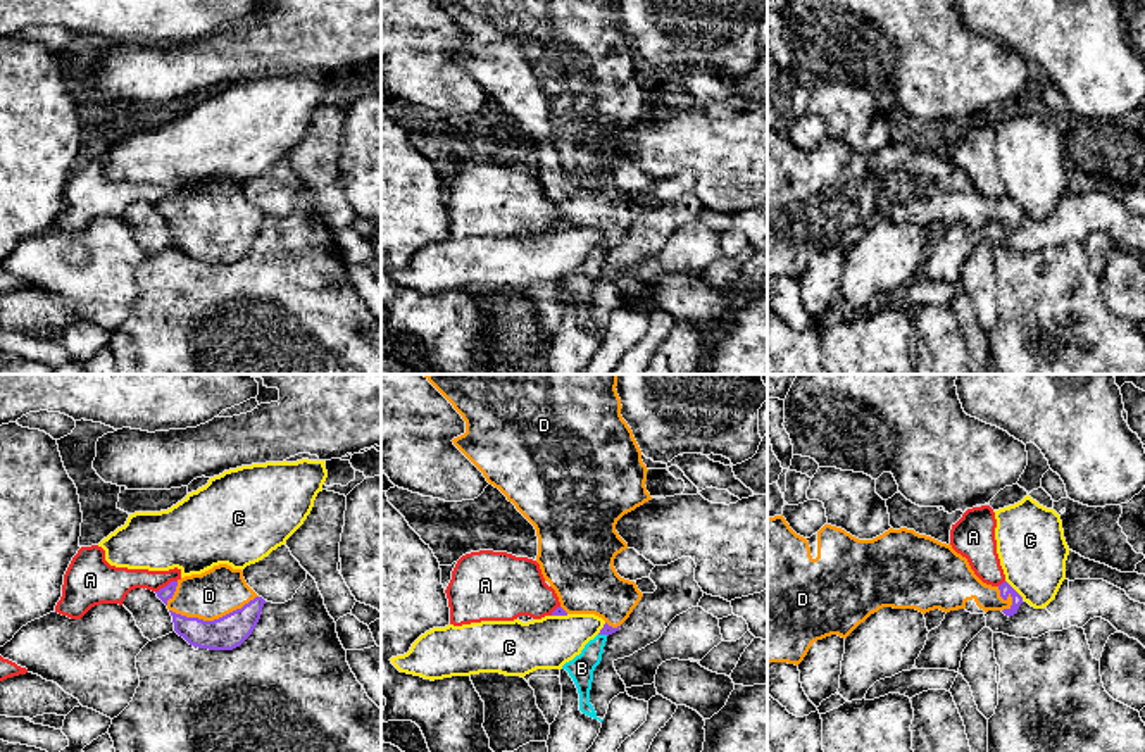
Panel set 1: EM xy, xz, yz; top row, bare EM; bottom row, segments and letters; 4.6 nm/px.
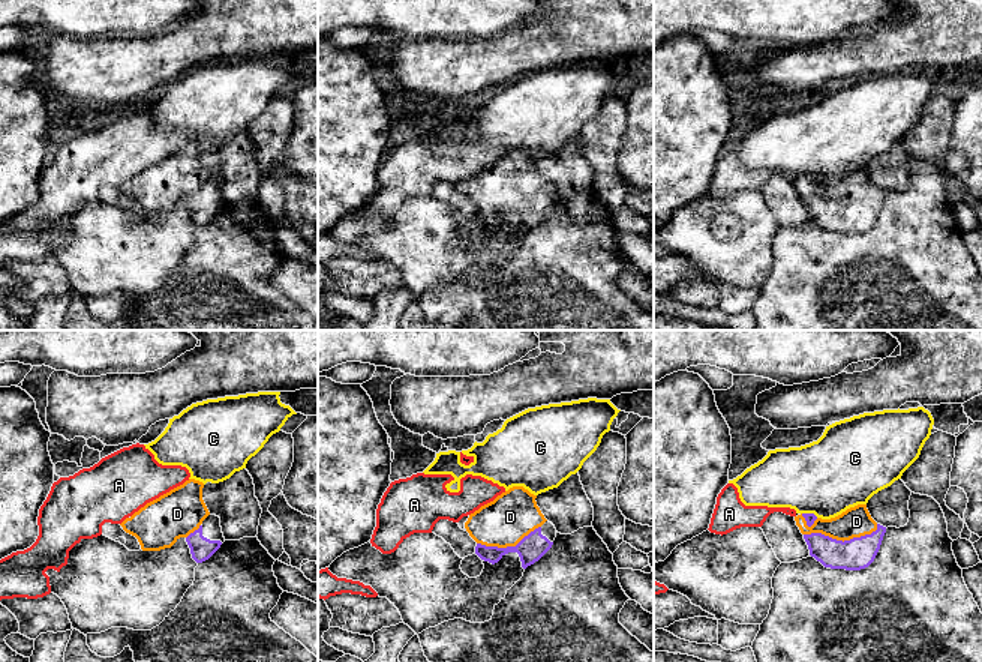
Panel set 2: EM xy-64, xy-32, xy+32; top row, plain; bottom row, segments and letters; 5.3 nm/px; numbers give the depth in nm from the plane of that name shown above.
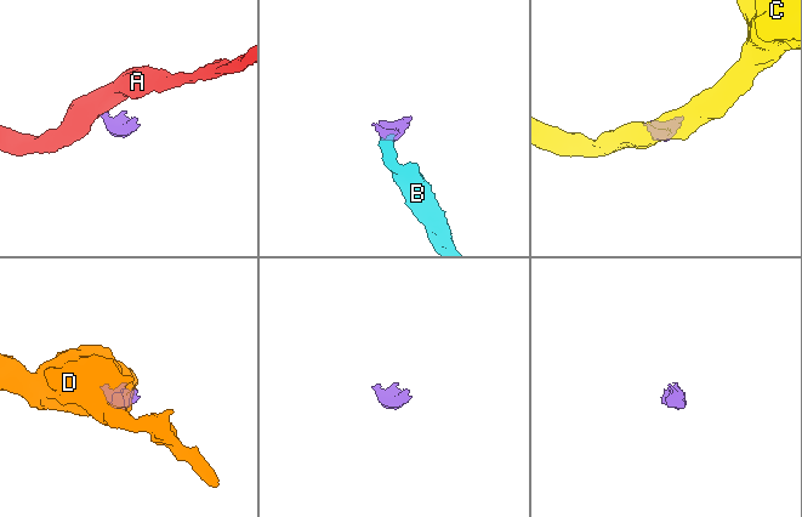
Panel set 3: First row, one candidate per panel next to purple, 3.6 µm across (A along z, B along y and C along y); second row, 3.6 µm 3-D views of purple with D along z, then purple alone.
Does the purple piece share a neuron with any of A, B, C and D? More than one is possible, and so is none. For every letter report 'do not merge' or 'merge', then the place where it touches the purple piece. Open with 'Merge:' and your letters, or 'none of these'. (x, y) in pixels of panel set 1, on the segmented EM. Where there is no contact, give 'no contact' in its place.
Merge: B, D
A: do not merge; contact xy (168, 585)
B: merge; contact xz (604, 633)
C: do not merge; contact yz (1014, 590)
D: merge; contact xy (214, 620)

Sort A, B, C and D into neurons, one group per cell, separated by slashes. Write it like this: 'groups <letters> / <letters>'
groups A / B D / C

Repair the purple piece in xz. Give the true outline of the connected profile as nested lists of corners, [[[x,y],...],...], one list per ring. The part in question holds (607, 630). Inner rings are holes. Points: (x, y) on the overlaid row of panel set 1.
[[[422,374],[462,416],[466,433],[454,445],[498,488],[509,502],[535,526],[538,555],[545,581],[555,590],[560,605],[552,616],[595,614],[605,621],[579,655],[562,669],[572,678],[579,693],[579,711],[600,719],[590,704],[593,671],[602,661],[607,636],[616,633],[641,600],[635,581],[624,580],[614,567],[617,554],[628,543],[616,531],[617,521],[652,500],[647,492],[647,466],[631,428],[621,416],[617,374]]]

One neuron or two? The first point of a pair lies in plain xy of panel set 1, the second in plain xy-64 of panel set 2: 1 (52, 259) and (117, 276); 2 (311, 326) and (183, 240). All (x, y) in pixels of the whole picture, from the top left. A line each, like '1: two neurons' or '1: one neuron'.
1: one neuron
2: two neurons

